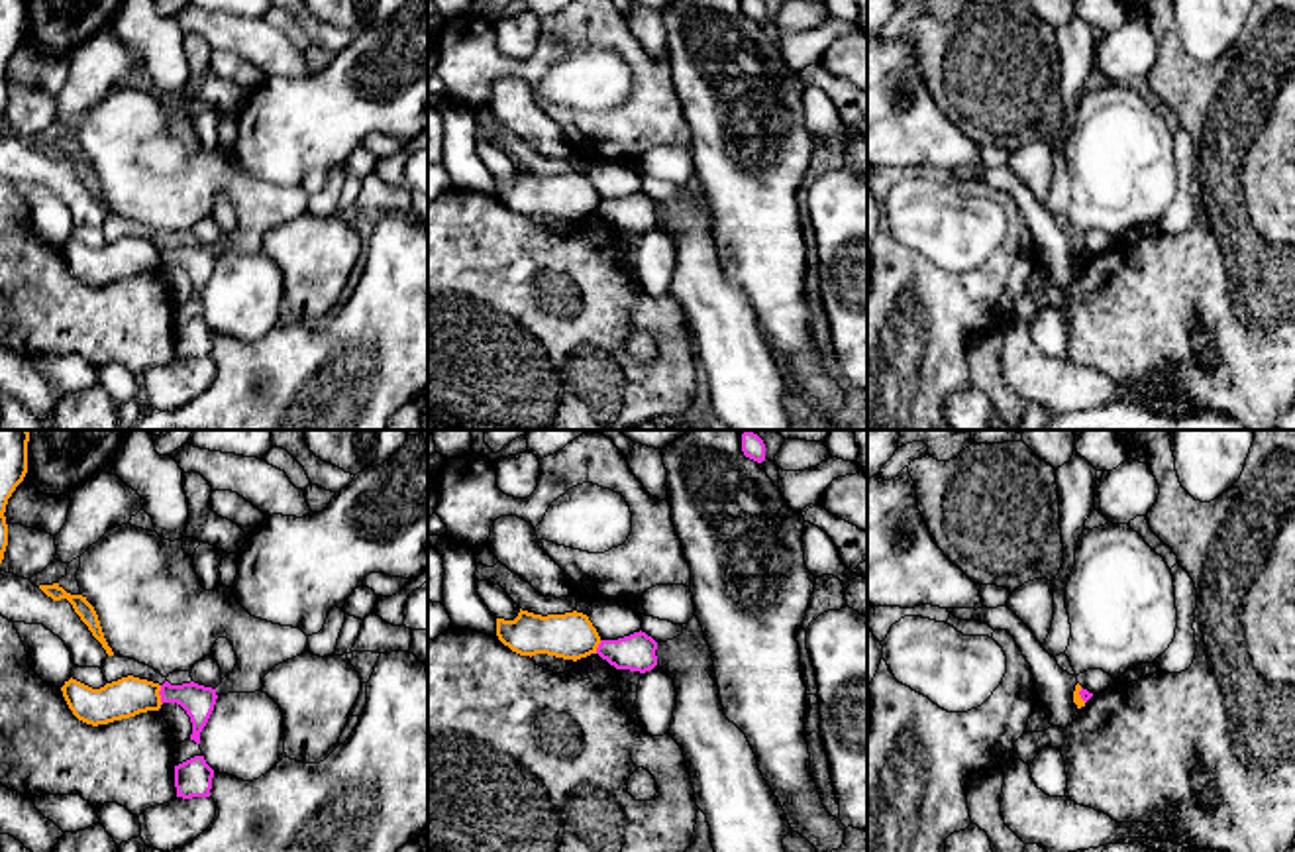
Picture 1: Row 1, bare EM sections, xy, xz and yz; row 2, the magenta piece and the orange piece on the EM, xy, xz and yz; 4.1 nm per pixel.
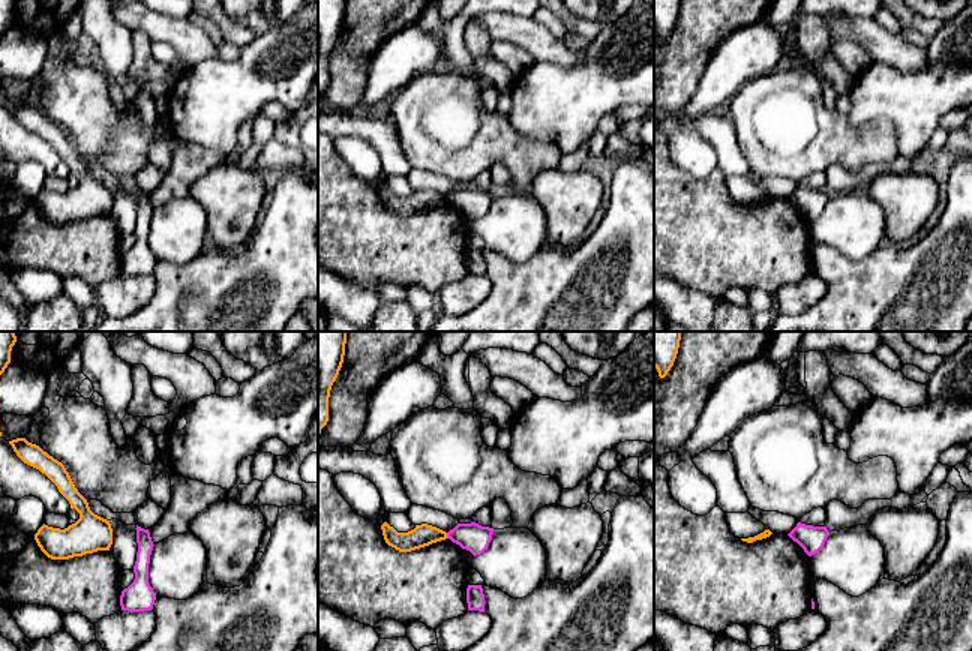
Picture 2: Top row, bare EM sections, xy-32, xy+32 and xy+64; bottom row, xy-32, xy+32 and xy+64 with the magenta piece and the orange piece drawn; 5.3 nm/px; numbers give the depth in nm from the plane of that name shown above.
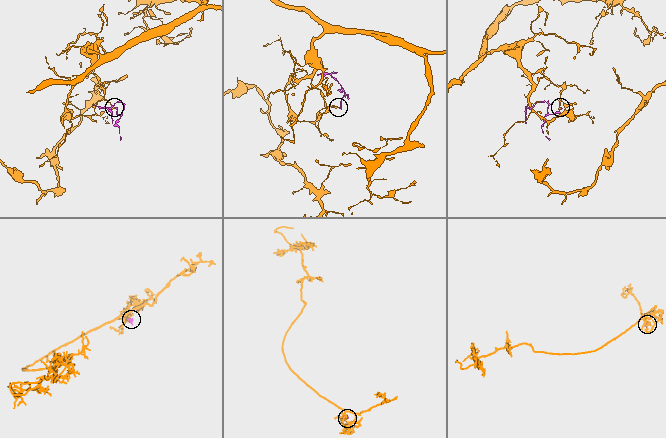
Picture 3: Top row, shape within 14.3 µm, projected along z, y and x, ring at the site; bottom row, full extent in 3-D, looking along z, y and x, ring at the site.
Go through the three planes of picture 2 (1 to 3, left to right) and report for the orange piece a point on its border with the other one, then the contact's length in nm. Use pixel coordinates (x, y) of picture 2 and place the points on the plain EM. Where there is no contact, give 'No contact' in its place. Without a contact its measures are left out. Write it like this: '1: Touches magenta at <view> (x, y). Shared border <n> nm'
1: No contact
2: Touches magenta at xy+32 (447, 200). Shared border 40 nm
3: No contact

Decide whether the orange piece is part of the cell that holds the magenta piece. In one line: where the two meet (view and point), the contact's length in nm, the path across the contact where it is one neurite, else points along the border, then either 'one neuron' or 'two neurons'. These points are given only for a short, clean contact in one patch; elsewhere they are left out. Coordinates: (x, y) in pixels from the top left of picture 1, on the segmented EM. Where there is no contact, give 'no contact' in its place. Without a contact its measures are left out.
xy (159, 693) | 80 nm | along xy (159, 686), (161, 703) | two neurons

